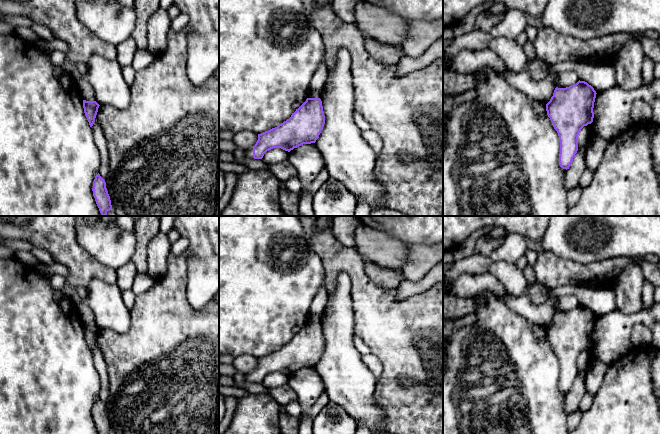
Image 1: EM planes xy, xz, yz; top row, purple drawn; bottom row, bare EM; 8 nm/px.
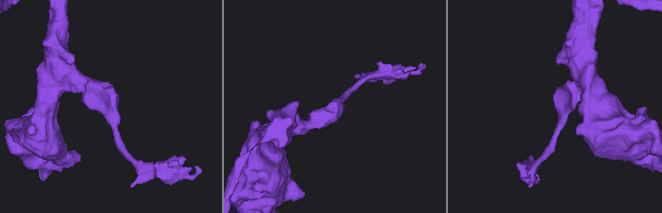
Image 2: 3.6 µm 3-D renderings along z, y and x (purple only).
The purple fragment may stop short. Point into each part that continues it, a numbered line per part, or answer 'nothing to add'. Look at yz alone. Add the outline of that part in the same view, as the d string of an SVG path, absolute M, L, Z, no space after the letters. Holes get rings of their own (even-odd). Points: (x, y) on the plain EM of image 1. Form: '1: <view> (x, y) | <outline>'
nothing to add

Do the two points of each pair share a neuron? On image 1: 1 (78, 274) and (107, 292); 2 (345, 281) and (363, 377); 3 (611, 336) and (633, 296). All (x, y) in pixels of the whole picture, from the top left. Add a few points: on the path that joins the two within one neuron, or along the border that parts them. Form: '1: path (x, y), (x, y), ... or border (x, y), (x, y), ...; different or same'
1: border (114, 282), (107, 283), (94, 278), (86, 287); different
2: path (341, 305), (341, 353); same
3: border (617, 308), (626, 314), (633, 314), (642, 309); different

